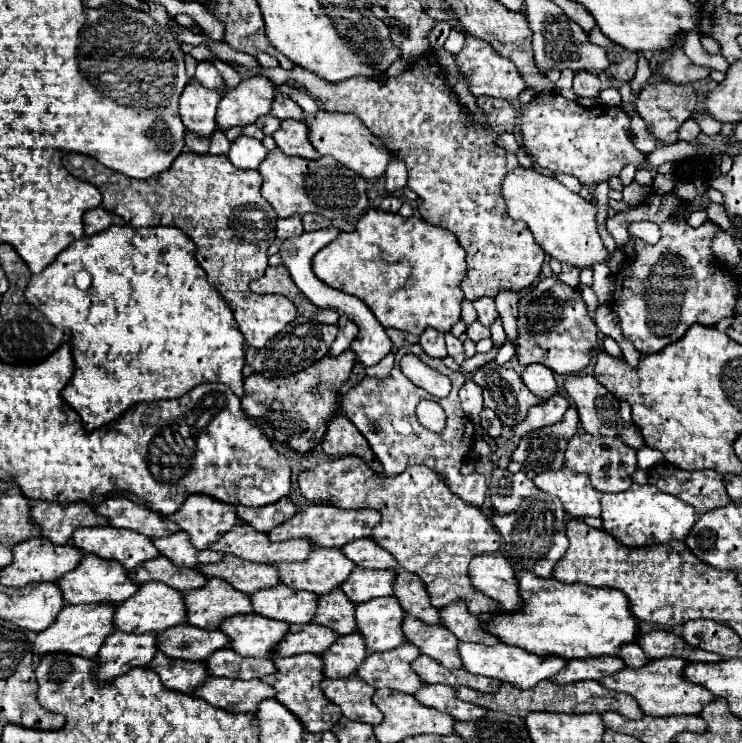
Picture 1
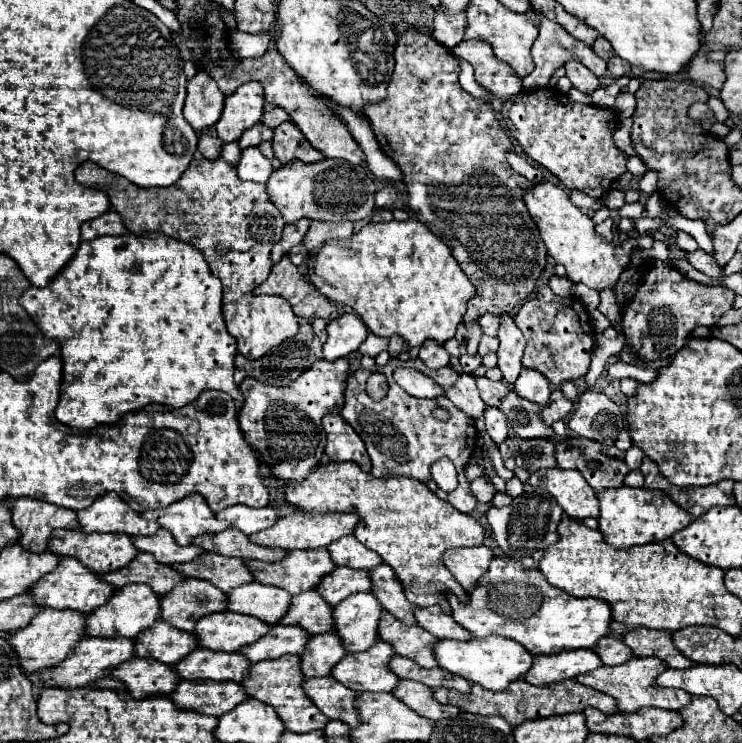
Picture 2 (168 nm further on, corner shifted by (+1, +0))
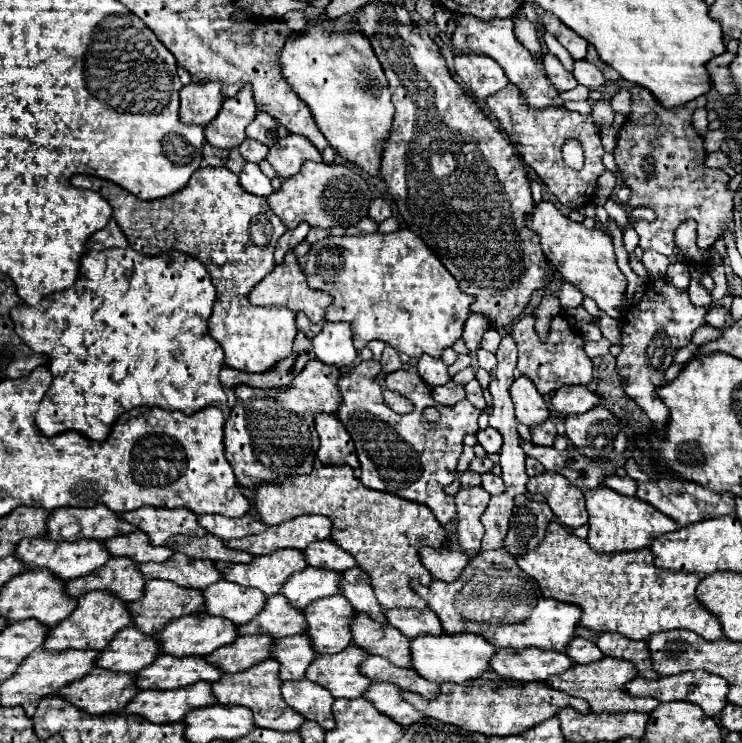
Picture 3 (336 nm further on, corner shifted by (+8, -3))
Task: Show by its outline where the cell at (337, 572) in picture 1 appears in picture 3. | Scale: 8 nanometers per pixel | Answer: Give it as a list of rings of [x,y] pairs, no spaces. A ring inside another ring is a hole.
[[[276,550],[268,556],[258,556],[248,564],[216,562],[216,568],[226,580],[262,590],[266,596],[280,594],[288,576],[308,568],[306,556],[300,550]]]

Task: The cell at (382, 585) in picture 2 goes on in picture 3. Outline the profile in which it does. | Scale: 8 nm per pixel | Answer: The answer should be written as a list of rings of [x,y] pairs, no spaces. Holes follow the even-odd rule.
[[[354,566],[342,574],[340,588],[342,588],[342,594],[350,600],[352,608],[356,608],[356,612],[364,612],[370,618],[378,620],[380,624],[388,624],[384,610],[372,592],[368,574],[364,574],[364,570],[360,570],[360,566]]]

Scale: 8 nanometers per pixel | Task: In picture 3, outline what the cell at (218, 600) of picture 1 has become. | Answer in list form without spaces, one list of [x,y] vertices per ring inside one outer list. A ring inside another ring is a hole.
[[[148,580],[142,600],[130,602],[136,628],[144,634],[158,634],[170,620],[194,612],[194,590],[180,588],[168,580]]]

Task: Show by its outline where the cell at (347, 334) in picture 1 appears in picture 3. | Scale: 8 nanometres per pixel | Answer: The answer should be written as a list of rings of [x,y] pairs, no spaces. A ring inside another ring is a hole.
[[[324,322],[322,332],[314,336],[316,358],[332,366],[350,366],[356,360],[356,348],[352,340],[352,328],[348,324]]]

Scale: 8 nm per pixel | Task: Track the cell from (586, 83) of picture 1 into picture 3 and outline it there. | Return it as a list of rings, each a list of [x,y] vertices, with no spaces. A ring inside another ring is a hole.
[[[550,52],[544,54],[544,66],[546,66],[546,74],[556,90],[562,92],[562,90],[572,90],[578,86],[572,72],[568,72],[554,54],[550,54]]]

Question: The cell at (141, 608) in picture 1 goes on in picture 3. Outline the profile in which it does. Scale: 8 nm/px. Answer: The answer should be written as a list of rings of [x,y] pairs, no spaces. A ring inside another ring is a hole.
[[[102,590],[88,592],[78,598],[78,606],[70,618],[66,618],[60,624],[56,624],[54,628],[50,628],[44,646],[46,646],[46,650],[56,650],[56,652],[64,650],[64,648],[104,650],[112,642],[116,632],[120,632],[122,628],[126,628],[130,624],[132,624],[132,614],[128,612],[128,604],[124,600],[120,600],[112,592],[102,592]]]

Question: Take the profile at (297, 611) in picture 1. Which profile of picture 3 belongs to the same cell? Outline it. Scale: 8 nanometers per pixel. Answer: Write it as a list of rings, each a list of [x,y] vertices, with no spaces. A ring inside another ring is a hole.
[[[220,580],[204,588],[204,604],[208,614],[228,618],[240,626],[262,612],[266,596],[256,588],[244,588],[240,584]]]

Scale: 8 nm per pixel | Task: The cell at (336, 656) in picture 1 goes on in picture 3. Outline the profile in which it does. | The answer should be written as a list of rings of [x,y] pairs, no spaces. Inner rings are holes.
[[[298,634],[288,638],[278,638],[272,658],[274,656],[280,662],[282,680],[302,680],[308,664],[312,664],[312,660],[318,654],[312,648],[312,640],[308,640],[306,634]]]

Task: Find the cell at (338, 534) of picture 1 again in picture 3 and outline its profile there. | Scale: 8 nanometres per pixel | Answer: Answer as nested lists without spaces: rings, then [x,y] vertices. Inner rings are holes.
[[[300,516],[280,526],[268,526],[266,532],[262,534],[228,540],[226,546],[250,552],[254,556],[264,556],[280,548],[304,550],[308,548],[308,544],[328,538],[330,532],[332,532],[332,520],[328,520],[326,516]]]

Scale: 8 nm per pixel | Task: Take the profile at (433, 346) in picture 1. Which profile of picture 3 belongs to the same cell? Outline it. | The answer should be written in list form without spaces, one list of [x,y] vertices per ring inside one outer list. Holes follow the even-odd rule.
[[[420,356],[418,360],[418,372],[430,386],[440,386],[450,380],[448,366],[442,360],[436,360],[432,356]]]

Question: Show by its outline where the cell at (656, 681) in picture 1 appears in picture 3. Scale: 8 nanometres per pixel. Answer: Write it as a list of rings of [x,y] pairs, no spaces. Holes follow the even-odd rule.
[[[602,658],[598,662],[592,664],[574,664],[568,672],[562,672],[558,676],[550,676],[548,684],[556,690],[564,690],[570,696],[580,696],[590,704],[590,710],[600,714],[600,712],[608,712],[608,714],[616,714],[616,712],[652,712],[660,706],[660,702],[656,698],[640,698],[640,696],[632,696],[628,692],[624,692],[626,684],[636,678],[636,666],[628,664],[626,660],[616,660],[616,658]]]

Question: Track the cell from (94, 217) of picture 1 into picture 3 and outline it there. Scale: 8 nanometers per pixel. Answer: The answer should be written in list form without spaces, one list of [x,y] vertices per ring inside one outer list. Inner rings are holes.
[[[110,220],[102,230],[92,234],[88,240],[88,248],[92,248],[92,244],[98,248],[128,248],[128,240],[116,220]]]

